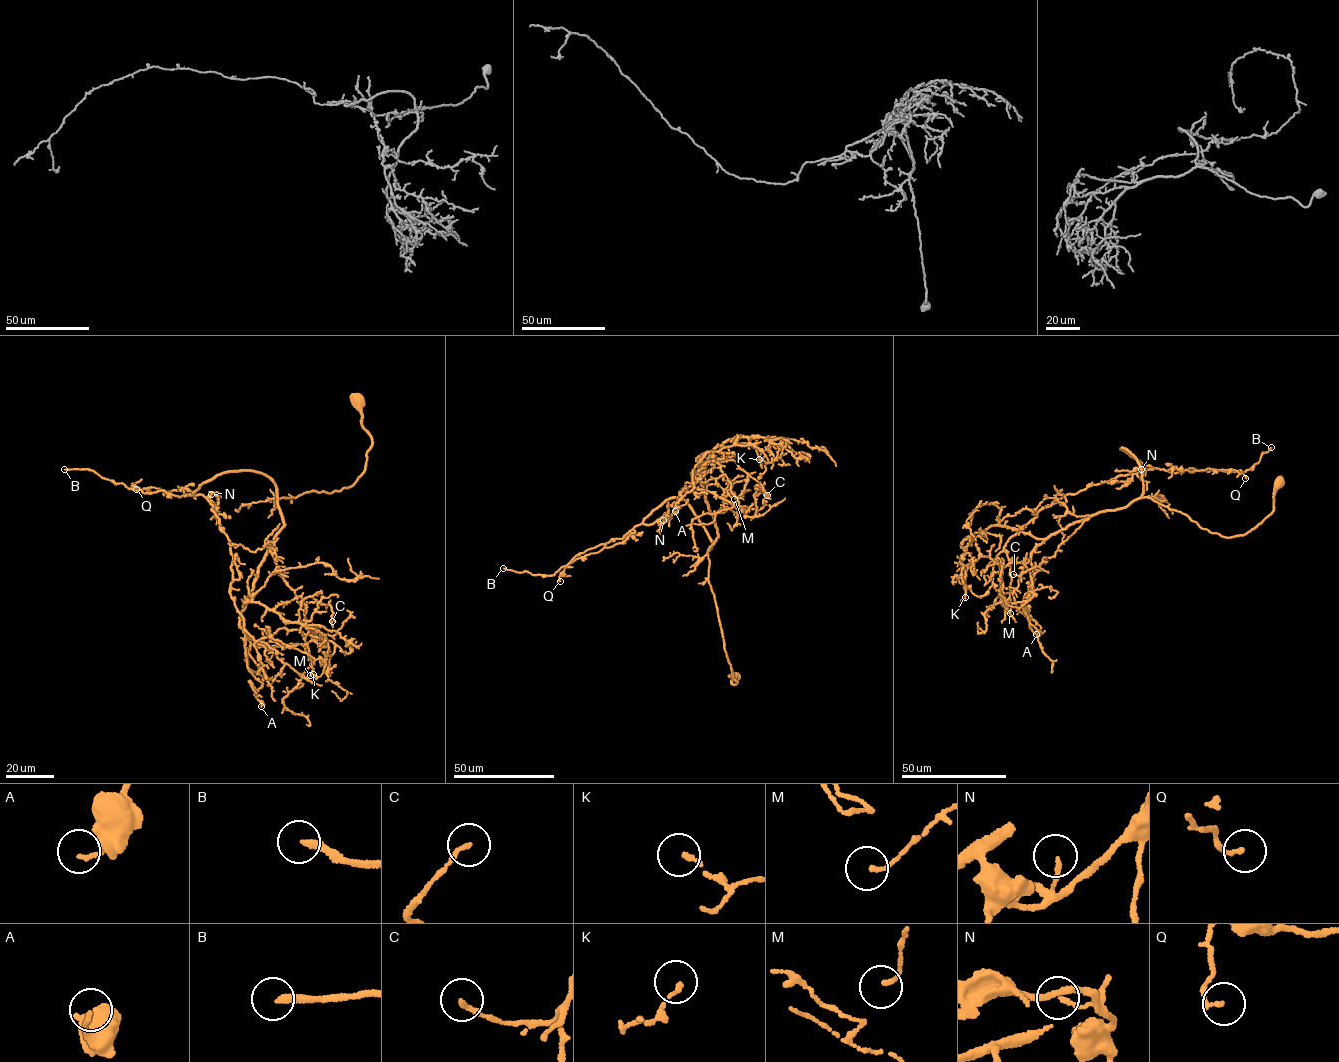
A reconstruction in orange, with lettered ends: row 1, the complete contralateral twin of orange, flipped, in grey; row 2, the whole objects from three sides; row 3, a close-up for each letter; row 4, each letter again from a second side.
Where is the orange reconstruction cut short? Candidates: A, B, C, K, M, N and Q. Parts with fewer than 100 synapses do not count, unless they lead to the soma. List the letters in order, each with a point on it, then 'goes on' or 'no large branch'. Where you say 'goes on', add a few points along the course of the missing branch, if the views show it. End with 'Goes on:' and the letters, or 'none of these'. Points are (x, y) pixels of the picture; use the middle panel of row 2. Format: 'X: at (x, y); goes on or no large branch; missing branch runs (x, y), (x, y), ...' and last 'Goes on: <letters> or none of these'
A: at (675, 511); no large branch
B: at (503, 568); goes on
C: at (767, 495); no large branch
K: at (759, 459); no large branch
M: at (734, 499); no large branch
N: at (663, 520); no large branch
Q: at (560, 581); no large branch
Goes on: B

